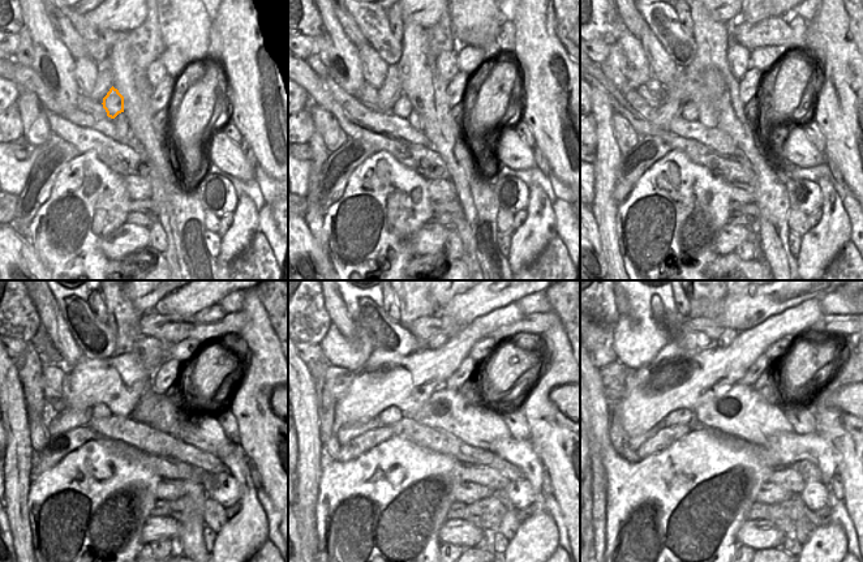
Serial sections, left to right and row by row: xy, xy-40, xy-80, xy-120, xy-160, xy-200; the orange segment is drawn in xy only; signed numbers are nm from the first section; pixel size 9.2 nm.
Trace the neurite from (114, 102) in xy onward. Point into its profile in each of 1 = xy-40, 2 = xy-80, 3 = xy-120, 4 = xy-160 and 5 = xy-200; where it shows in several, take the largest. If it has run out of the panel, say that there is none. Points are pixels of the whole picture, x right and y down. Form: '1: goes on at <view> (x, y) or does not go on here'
1: goes on at xy-40 (402, 107)
2: goes on at xy-80 (690, 111)
3: goes on at xy-120 (99, 411)
4: goes on at xy-160 (391, 415)
5: goes on at xy-200 (681, 416)

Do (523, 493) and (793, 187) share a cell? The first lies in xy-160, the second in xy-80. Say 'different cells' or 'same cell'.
same cell

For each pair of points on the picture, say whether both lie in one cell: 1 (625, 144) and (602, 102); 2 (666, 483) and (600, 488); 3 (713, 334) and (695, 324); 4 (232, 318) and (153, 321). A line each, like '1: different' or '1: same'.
1: different
2: different
3: same
4: same

